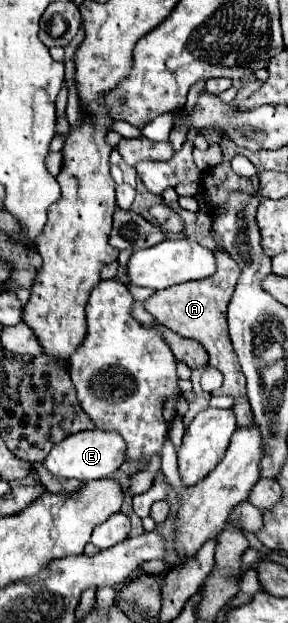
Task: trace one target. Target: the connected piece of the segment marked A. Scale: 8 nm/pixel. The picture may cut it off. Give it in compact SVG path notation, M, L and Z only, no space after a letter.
M226 252L216 254L216 264L218 270L214 276L206 278L206 280L198 280L198 282L186 282L186 284L178 284L174 288L164 288L154 292L146 302L144 308L166 328L170 328L172 332L184 336L184 338L192 338L198 340L206 352L210 354L210 362L214 368L218 368L224 374L224 384L220 390L214 391L213 395L232 396L236 402L232 406L234 414L236 414L236 426L250 426L252 422L252 410L248 404L248 396L246 396L246 380L244 374L240 370L238 364L238 356L234 356L234 348L230 344L230 336L228 336L228 322L226 322L226 308L230 302L230 296L234 292L234 286L238 282L240 276L240 268L238 264L234 264L234 260L228 258Z

